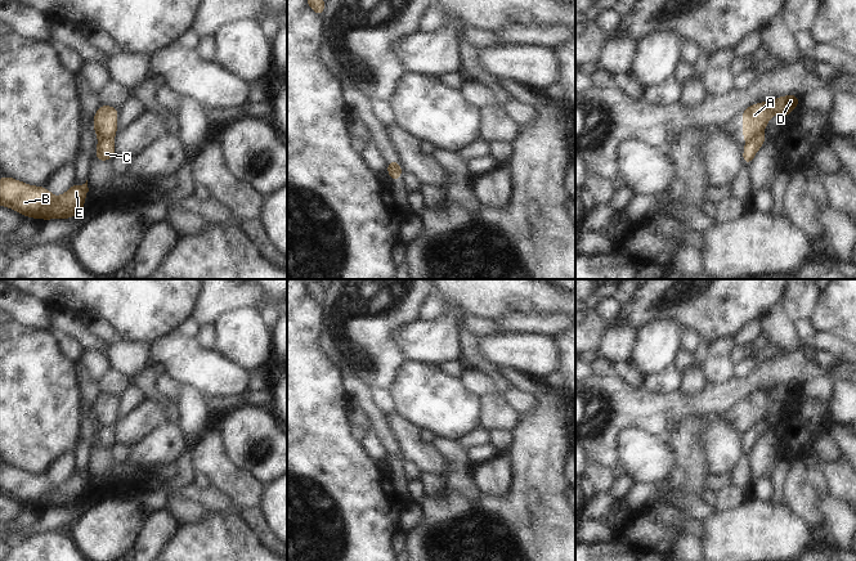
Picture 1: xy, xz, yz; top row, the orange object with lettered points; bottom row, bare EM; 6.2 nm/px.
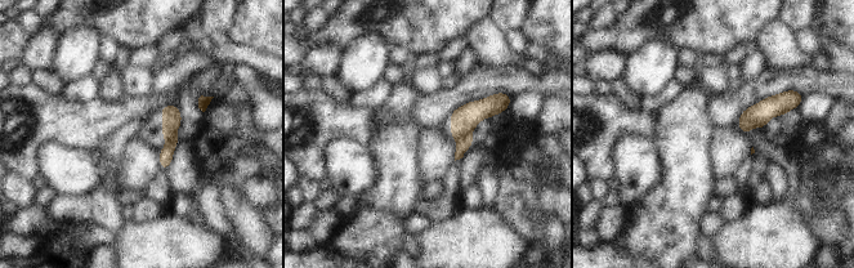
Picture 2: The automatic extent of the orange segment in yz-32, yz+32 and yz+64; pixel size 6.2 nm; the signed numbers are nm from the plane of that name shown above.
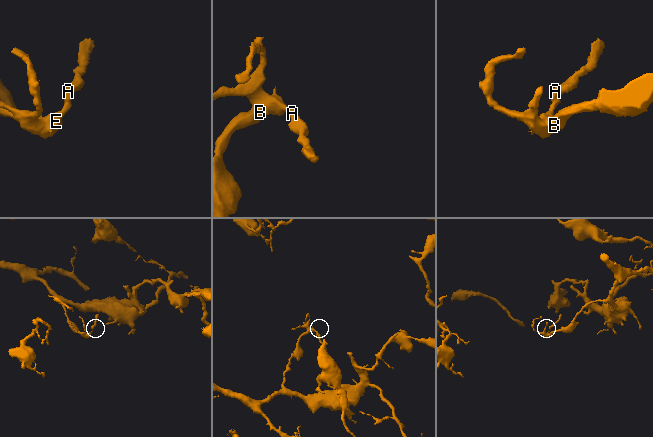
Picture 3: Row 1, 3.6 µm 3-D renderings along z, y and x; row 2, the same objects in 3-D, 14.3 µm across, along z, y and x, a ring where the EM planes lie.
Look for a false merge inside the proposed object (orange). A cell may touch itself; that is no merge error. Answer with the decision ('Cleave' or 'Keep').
Cleave.

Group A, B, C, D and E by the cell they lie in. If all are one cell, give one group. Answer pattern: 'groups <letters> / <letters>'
groups A D / B C E

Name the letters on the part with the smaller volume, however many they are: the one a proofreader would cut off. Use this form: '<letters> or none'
A, D

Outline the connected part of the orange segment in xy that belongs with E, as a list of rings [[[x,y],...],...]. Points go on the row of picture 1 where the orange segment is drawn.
[[[6,175],[0,179],[0,206],[32,219],[70,219],[84,210],[85,184],[73,184],[63,196],[54,197],[46,187],[33,187]]]

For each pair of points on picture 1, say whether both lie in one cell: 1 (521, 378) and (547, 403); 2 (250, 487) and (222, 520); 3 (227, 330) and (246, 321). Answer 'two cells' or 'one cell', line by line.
1: two cells
2: two cells
3: one cell

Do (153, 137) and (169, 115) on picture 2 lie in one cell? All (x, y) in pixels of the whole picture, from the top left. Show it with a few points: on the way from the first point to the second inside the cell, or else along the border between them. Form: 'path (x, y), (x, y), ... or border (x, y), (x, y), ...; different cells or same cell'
path (156, 132), (168, 120); same cell

